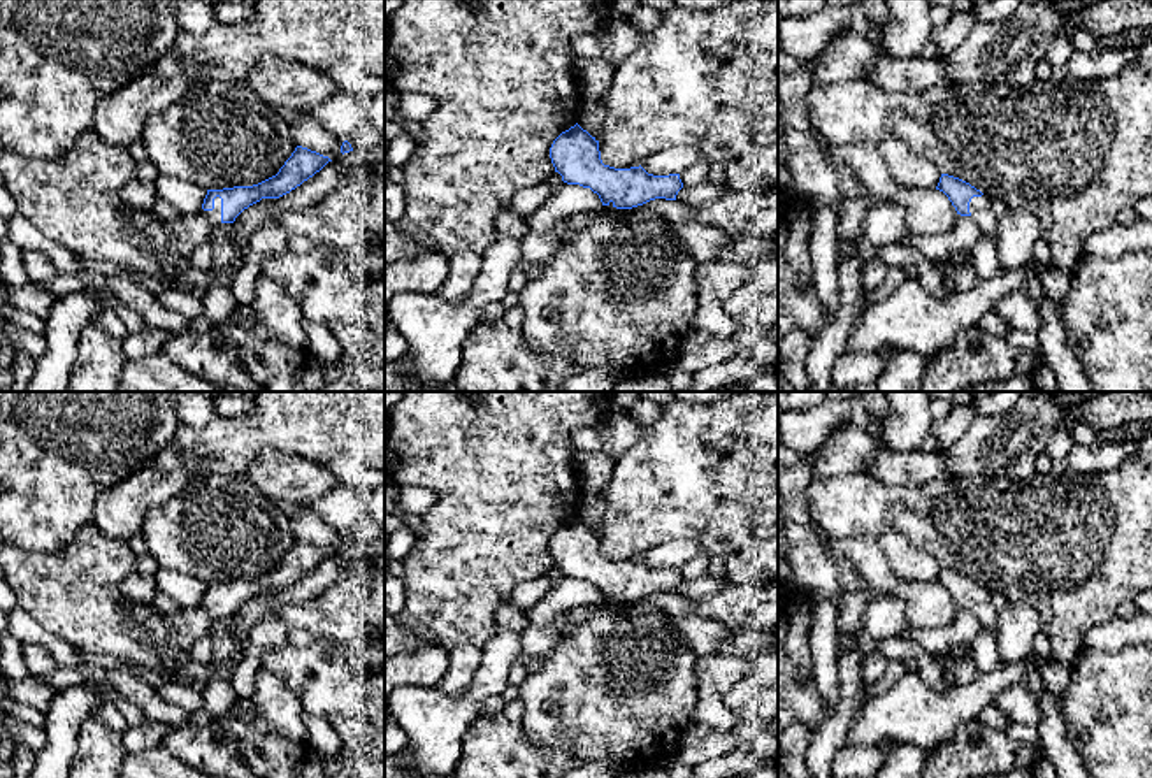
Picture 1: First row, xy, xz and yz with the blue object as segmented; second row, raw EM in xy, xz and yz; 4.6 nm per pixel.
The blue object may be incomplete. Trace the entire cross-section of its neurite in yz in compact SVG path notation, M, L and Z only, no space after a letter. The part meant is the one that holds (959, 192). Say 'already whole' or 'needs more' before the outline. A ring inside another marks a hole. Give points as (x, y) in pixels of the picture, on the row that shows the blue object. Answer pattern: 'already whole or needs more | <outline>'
needs more | M941 174L936 190L948 197L957 214L971 216L982 234L994 234L997 216L990 209L990 198L987 198L980 190L948 174Z

